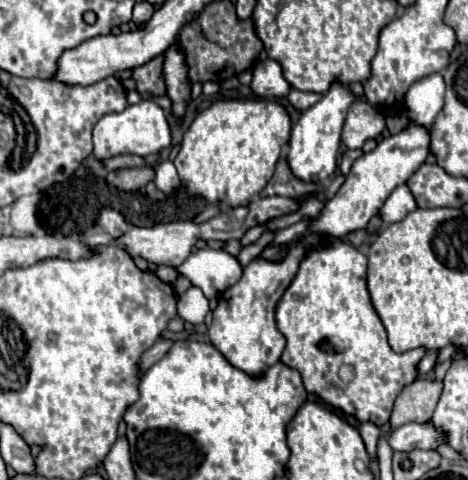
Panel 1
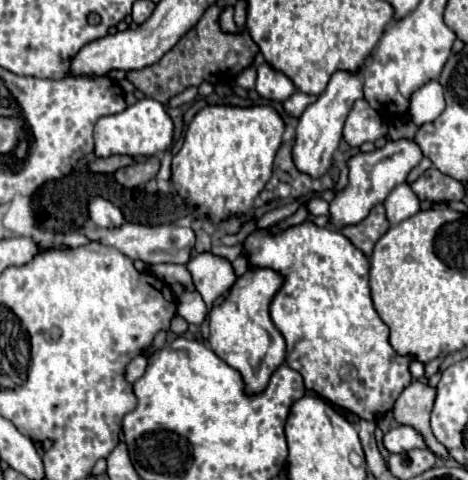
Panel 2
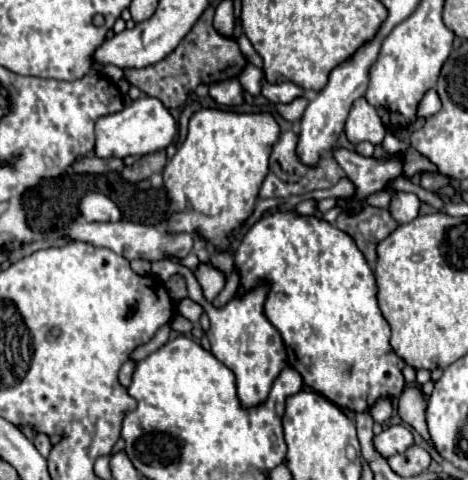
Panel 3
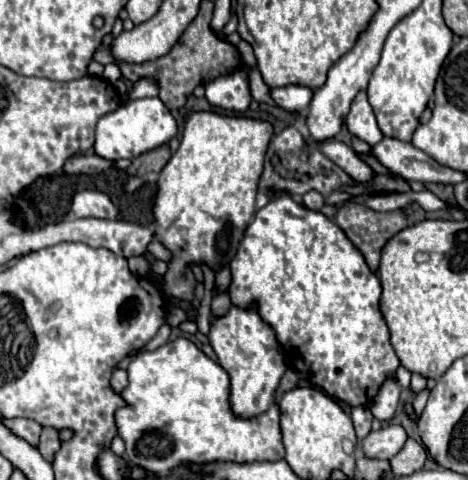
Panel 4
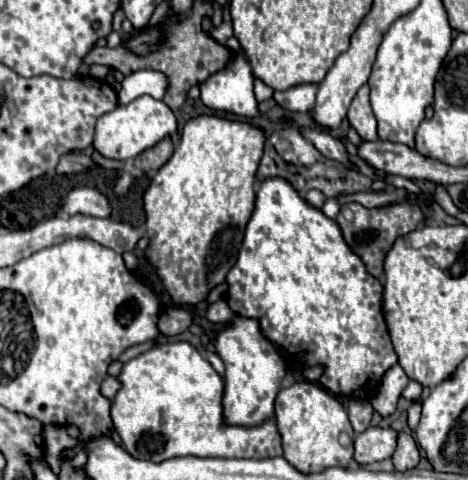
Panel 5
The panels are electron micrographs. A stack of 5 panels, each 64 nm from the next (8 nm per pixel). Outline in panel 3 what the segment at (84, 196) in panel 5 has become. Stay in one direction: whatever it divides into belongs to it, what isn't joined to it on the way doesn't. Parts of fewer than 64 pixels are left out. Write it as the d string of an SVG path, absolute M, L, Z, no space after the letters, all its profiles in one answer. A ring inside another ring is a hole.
M90 192L80 202L80 212L88 222L118 222L120 208L104 194Z

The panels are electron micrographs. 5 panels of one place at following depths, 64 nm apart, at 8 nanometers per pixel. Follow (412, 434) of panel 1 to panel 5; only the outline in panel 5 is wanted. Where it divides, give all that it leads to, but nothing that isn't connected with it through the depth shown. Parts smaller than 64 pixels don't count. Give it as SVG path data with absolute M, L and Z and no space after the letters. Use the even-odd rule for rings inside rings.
M368 428L354 438L354 460L358 464L372 464L394 454L398 432L394 428Z

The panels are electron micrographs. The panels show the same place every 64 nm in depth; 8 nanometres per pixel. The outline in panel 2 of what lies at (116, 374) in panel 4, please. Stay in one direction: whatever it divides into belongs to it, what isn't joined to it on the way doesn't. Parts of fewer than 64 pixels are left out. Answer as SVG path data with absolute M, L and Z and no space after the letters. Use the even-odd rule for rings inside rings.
M139 355L134 358L130 364L126 367L126 380L130 383L134 383L145 372L148 366L149 356Z

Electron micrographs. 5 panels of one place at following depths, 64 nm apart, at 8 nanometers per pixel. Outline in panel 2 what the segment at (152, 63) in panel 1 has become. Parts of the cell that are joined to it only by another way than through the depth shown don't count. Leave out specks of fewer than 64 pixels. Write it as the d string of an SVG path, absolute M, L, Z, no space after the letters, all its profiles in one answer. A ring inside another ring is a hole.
M212 4L204 12L204 16L198 20L198 24L192 30L188 30L168 54L164 54L152 66L146 66L142 70L130 70L128 80L136 86L136 90L166 104L168 98L180 94L188 86L200 86L202 82L210 82L214 86L226 84L226 82L234 80L242 70L252 66L254 56L260 52L258 44L252 40L248 30L224 32L220 28L220 14L222 12L224 12L222 6Z

